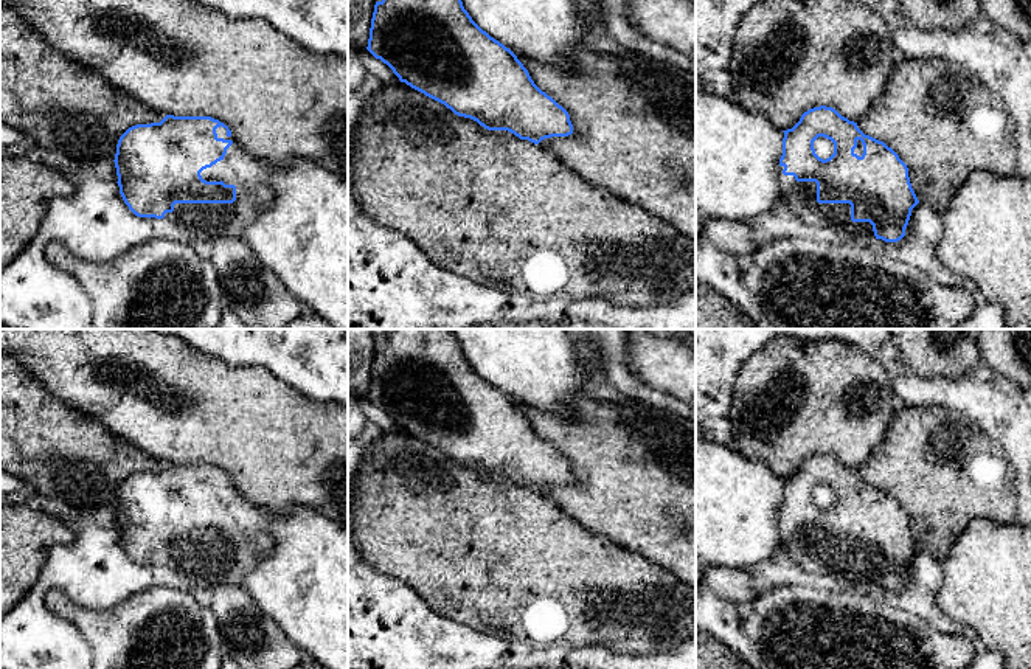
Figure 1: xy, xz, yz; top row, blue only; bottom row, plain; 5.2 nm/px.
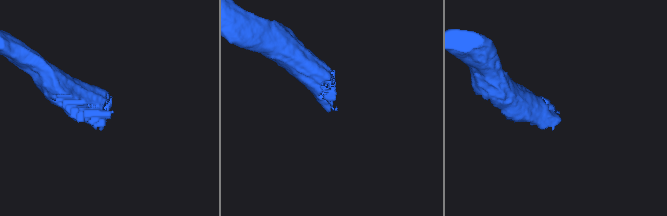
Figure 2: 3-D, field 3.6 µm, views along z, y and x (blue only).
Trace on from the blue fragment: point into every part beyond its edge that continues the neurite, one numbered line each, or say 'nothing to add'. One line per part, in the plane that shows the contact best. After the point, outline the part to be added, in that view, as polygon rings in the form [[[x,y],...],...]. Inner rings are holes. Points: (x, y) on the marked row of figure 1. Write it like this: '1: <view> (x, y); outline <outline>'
1: xy (250, 174); outline [[[225,127],[216,129],[217,138],[231,140],[225,157],[200,172],[207,182],[224,182],[236,186],[233,203],[175,203],[163,219],[182,225],[188,231],[207,237],[242,237],[256,213],[267,208],[273,194],[269,177],[275,165],[248,154]]]

